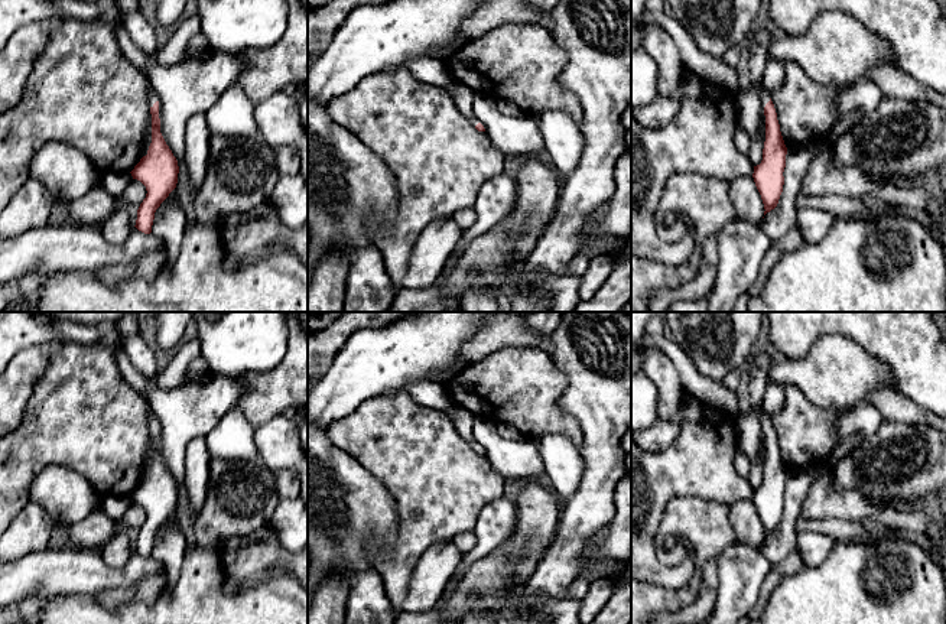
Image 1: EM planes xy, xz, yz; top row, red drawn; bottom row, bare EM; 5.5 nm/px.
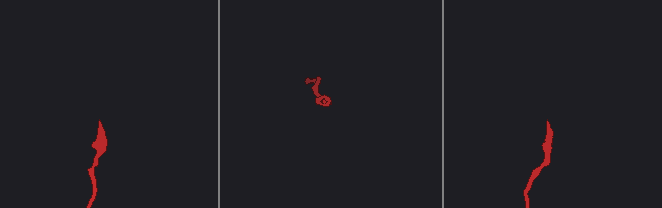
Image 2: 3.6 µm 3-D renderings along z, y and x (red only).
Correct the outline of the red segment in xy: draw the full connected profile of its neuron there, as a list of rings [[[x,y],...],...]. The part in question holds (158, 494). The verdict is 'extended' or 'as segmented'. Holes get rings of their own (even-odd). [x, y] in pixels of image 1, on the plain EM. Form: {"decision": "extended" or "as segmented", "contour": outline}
{"decision": "extended", "contour": [[[152,415],[149,420],[152,438],[152,467],[147,478],[130,495],[133,503],[146,510],[146,521],[137,533],[136,552],[144,558],[152,556],[155,536],[176,511],[179,490],[172,474],[160,456],[159,425]]]}

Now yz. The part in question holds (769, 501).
{"decision": "extended", "contour": [[[763,413],[765,439],[765,465],[763,472],[763,484],[754,490],[754,506],[764,527],[764,539],[774,533],[778,527],[784,508],[784,491],[787,471],[784,468],[774,428]]]}

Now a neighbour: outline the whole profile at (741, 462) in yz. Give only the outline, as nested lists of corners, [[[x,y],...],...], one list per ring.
[[[739,448],[737,449],[734,455],[734,467],[742,478],[748,477],[751,462],[748,461],[747,455]]]

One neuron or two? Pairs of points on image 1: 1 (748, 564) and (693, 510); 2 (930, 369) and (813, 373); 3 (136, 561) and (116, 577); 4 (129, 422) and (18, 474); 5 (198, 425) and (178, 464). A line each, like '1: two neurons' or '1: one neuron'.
1: two neurons
2: two neurons
3: one neuron
4: one neuron
5: one neuron

